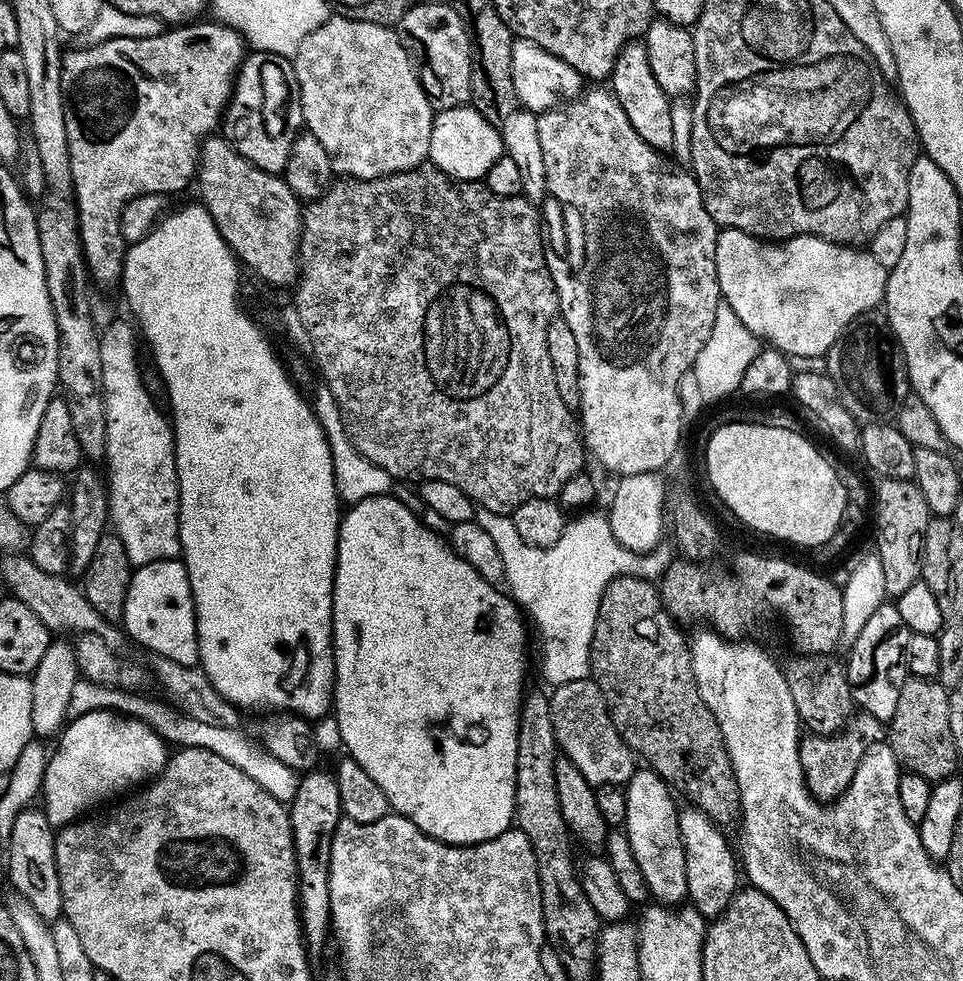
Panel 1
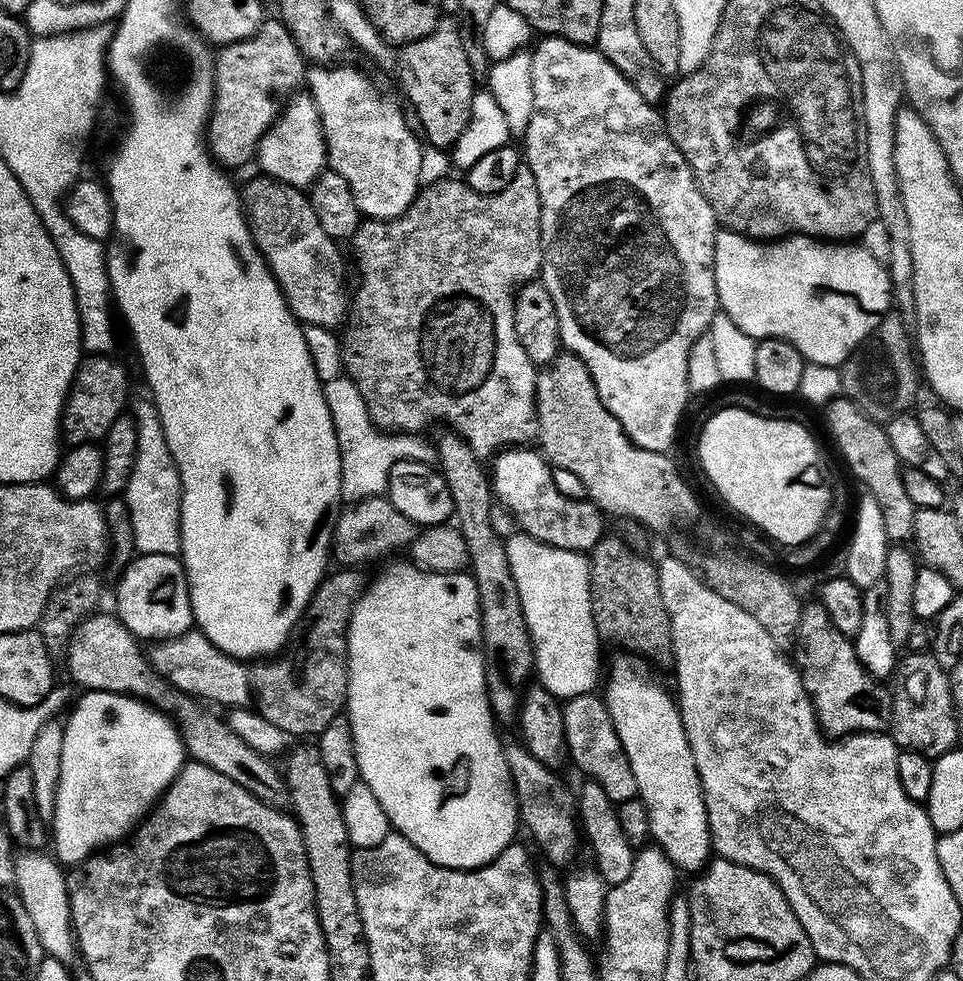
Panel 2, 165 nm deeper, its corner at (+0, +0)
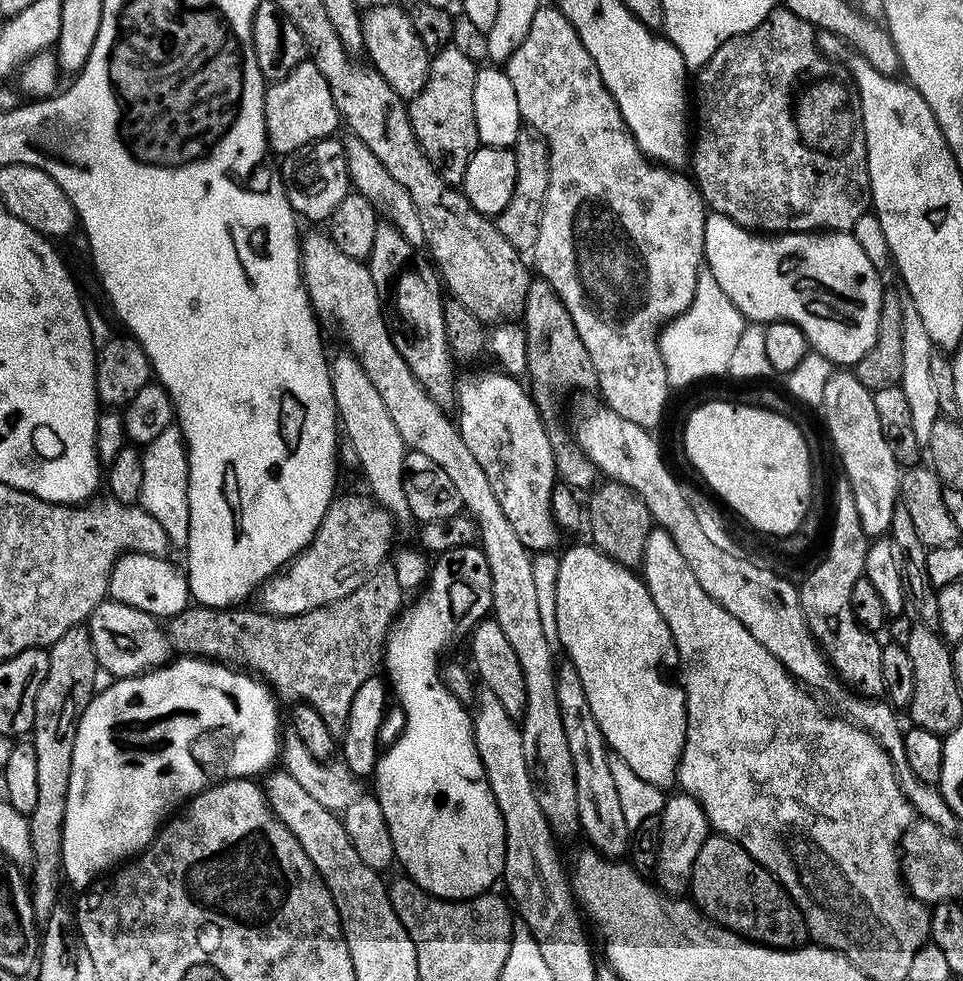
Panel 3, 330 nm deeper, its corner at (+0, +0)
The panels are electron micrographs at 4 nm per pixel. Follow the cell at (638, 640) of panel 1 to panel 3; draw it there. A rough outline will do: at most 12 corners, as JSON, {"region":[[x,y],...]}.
{"region":[[617,480],[597,483],[591,543],[625,566],[644,559],[648,507]]}

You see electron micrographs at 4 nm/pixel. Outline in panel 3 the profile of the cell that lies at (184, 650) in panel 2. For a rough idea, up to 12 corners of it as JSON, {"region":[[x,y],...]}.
{"region":[[105,598],[89,614],[96,663],[109,677],[169,663],[161,621]]}

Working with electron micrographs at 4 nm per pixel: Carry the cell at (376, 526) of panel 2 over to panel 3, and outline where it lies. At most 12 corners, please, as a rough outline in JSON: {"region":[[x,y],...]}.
{"region":[[337,495],[259,589],[270,616],[346,598],[377,571],[393,516]]}

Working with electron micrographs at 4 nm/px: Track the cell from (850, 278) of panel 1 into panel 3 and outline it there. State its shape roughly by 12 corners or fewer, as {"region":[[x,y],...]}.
{"region":[[704,217],[704,264],[749,321],[854,366],[884,288],[851,232]]}

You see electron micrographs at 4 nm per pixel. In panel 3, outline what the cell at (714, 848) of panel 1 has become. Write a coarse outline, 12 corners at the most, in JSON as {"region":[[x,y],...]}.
{"region":[[591,543],[559,557],[559,647],[605,745],[678,780],[676,643],[643,579]]}

